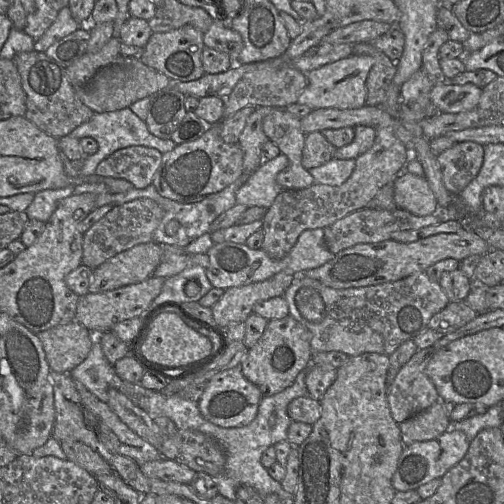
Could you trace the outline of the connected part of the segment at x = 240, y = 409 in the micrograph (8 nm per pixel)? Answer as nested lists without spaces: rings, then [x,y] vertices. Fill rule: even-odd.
[[[238,365],[213,376],[197,403],[201,415],[207,421],[220,427],[231,428],[249,425],[257,415],[262,398],[259,388],[244,377]]]

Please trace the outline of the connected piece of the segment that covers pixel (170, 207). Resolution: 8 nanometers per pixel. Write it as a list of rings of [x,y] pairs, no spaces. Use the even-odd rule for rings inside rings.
[[[242,174],[239,179],[225,187],[223,190],[210,194],[198,202],[179,203],[169,198],[165,198],[157,192],[156,188],[152,184],[150,184],[149,186],[142,189],[133,188],[129,191],[121,193],[112,193],[108,191],[107,193],[97,194],[96,208],[106,204],[116,206],[137,198],[152,199],[164,210],[164,216],[153,233],[153,241],[158,244],[186,247],[190,242],[203,235],[204,233],[210,233],[210,225],[212,224],[212,222],[221,213],[232,208],[237,203],[236,192],[249,177],[250,176],[243,176]],[[172,220],[176,220],[178,222],[179,229],[175,235],[168,235],[166,233],[166,226]]]

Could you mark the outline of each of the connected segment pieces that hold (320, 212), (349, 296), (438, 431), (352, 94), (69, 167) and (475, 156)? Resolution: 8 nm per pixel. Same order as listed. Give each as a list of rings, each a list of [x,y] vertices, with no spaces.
[[[376,127],[376,136],[373,145],[355,159],[355,167],[350,177],[339,186],[316,184],[299,190],[281,190],[272,205],[266,209],[262,218],[264,239],[261,250],[273,259],[286,256],[295,245],[299,235],[310,229],[325,228],[346,215],[365,208],[382,187],[393,183],[394,179],[406,168],[411,159],[410,148],[398,139],[392,127]]]
[[[425,271],[393,282],[344,289],[331,288],[318,280],[297,275],[283,297],[287,301],[289,315],[300,322],[311,334],[312,352],[339,351],[348,356],[363,353],[390,356],[400,344],[414,339],[428,328],[431,317],[450,302],[440,283],[431,280]]]
[[[437,401],[426,410],[398,424],[402,442],[429,441],[438,438],[451,428],[451,419],[444,408],[444,401]]]
[[[350,55],[306,73],[307,86],[298,97],[297,103],[307,105],[312,110],[319,108],[355,109],[366,105],[366,79],[374,63],[375,59],[371,56]]]
[[[129,107],[111,112],[95,113],[89,121],[75,128],[69,135],[72,138],[90,137],[97,141],[98,150],[96,153],[84,156],[83,165],[80,171],[72,165],[66,155],[60,149],[60,156],[64,164],[65,172],[71,178],[76,178],[79,173],[82,176],[94,175],[97,165],[115,151],[130,146],[145,146],[155,148],[162,154],[173,150],[177,144],[171,139],[161,139],[150,133],[145,121],[141,120]]]
[[[456,142],[437,155],[442,181],[447,190],[458,196],[478,175],[484,157],[484,146],[472,142]]]

